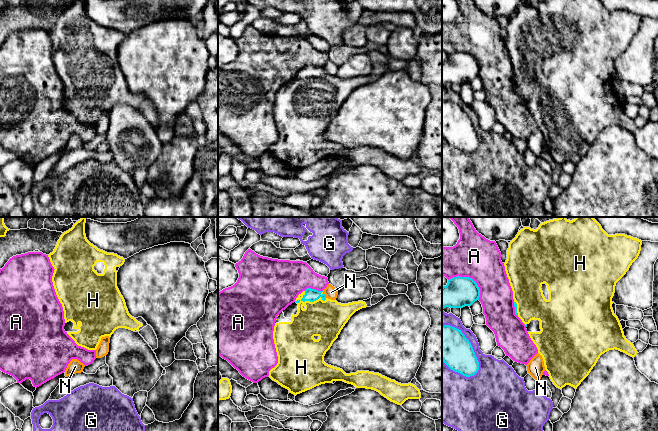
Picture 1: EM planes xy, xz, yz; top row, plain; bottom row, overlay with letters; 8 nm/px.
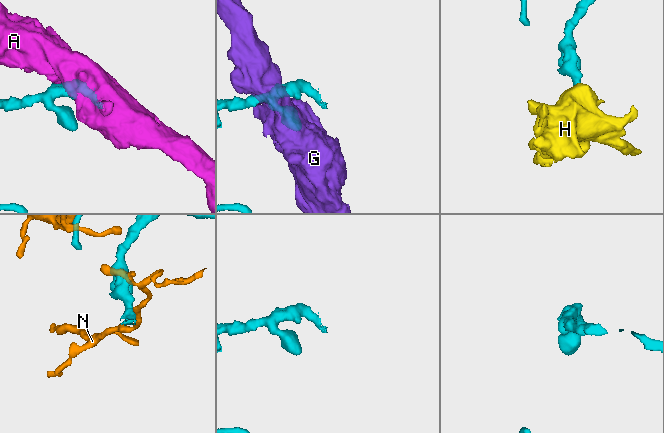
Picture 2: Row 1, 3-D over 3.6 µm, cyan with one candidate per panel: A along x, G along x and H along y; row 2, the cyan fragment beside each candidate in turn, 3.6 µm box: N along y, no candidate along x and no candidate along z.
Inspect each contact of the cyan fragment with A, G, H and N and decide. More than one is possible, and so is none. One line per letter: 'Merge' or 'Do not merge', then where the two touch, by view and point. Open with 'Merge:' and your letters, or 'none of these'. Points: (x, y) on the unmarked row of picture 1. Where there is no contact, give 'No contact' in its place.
Merge: H
A: Do not merge. Touches cyan at yz (470, 54)
G: Do not merge. Touches cyan at yz (470, 120)
H: Merge. Touches cyan at xz (310, 77)
N: Do not merge. Touches cyan at xz (324, 70)

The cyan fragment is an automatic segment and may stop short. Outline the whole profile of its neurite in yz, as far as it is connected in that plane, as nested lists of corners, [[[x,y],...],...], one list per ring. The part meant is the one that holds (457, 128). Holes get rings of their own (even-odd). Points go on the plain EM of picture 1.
[[[450,101],[442,102],[442,137],[463,152],[474,152],[479,138],[469,116],[461,106]]]

